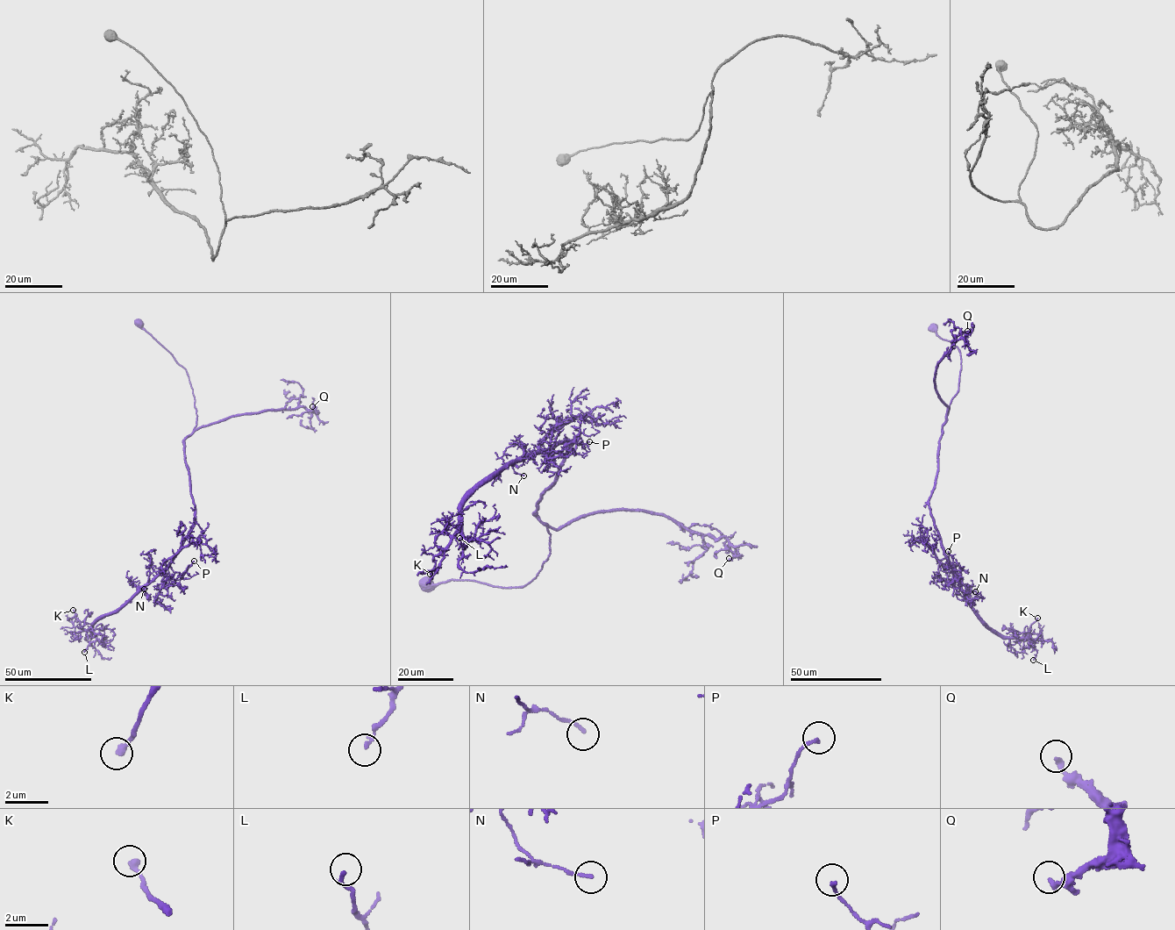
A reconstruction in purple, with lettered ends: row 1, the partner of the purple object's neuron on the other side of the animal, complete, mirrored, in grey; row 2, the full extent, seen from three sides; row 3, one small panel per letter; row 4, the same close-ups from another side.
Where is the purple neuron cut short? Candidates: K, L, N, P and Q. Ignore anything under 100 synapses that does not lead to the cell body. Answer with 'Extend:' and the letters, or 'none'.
Extend: none

